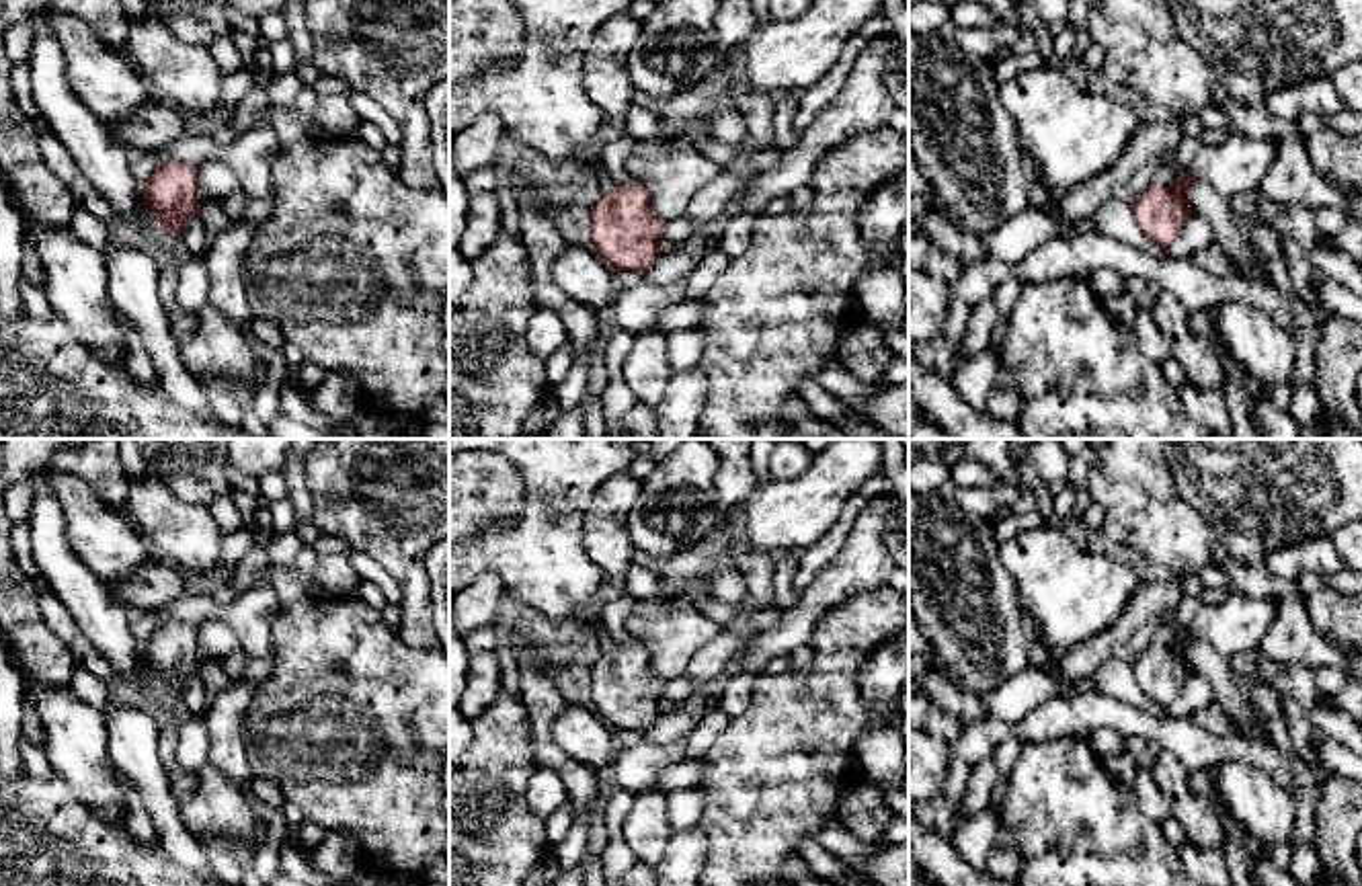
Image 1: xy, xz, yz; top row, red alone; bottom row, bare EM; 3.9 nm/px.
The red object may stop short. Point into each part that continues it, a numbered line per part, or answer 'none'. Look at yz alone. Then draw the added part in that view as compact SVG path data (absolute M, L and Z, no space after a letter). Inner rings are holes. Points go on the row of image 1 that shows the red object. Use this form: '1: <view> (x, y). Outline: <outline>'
1: yz (1237, 167). Outline: M1231 131L1220 146L1202 146L1190 168L1216 195L1231 201L1259 189L1274 156L1272 139L1249 139Z

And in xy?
none

